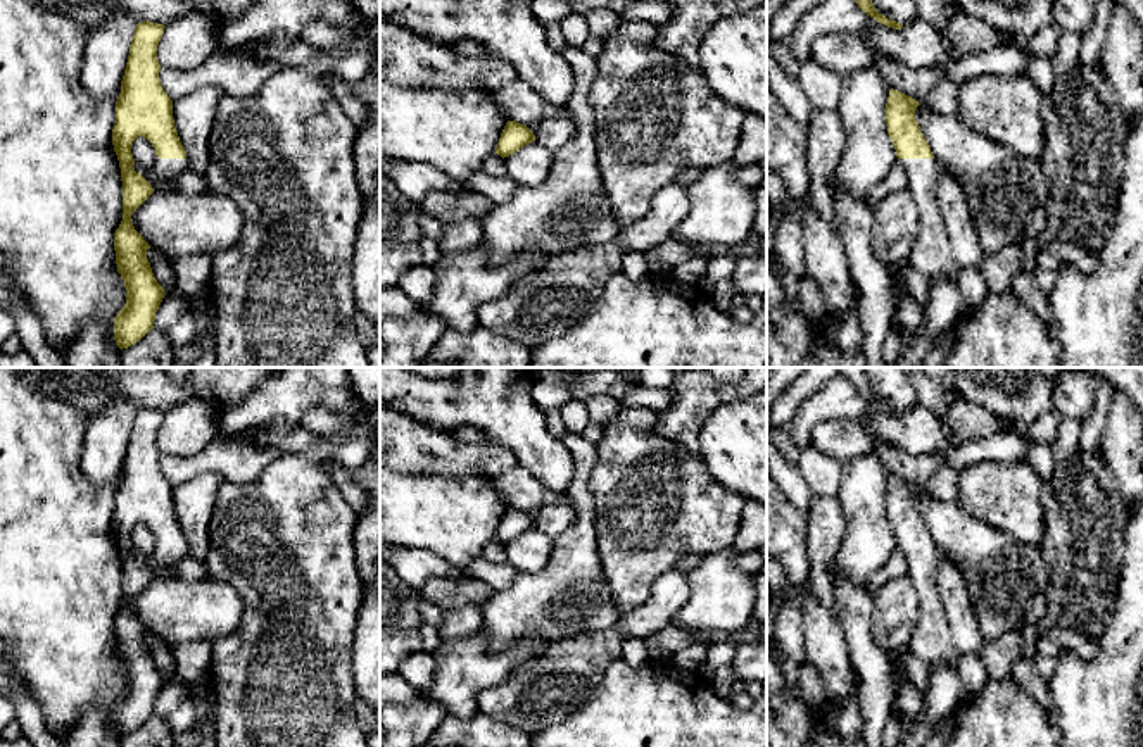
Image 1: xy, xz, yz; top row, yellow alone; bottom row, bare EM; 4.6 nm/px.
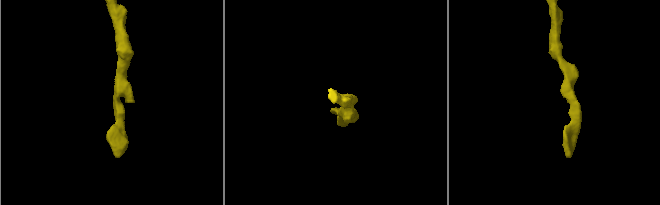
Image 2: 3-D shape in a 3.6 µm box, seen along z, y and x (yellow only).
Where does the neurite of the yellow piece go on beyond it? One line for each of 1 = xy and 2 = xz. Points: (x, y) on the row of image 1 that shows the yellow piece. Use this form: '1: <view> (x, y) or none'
1: xy (164, 171)
2: xz (553, 133)

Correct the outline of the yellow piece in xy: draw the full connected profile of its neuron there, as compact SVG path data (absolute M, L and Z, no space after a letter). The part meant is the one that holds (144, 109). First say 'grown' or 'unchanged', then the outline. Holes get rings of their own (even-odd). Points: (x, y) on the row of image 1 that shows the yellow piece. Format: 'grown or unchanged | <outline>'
grown | M150 21L136 24L116 102L112 145L121 167L123 221L114 233L114 250L117 273L126 286L126 304L114 317L114 340L121 350L154 328L155 312L166 295L147 259L150 245L135 229L131 214L154 191L178 191L176 178L188 169L186 152L174 128L173 100L159 79L157 45L164 28ZM138 136L155 148L152 185L133 167L131 145Z

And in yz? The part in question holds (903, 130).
grown | M889 90L886 104L887 135L906 173L906 186L919 207L919 238L908 262L927 281L957 281L960 267L951 255L951 243L936 197L939 167L915 121L919 105L915 98Z

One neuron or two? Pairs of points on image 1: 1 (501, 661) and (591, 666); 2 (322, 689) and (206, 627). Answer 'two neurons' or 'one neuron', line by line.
1: two neurons
2: two neurons

